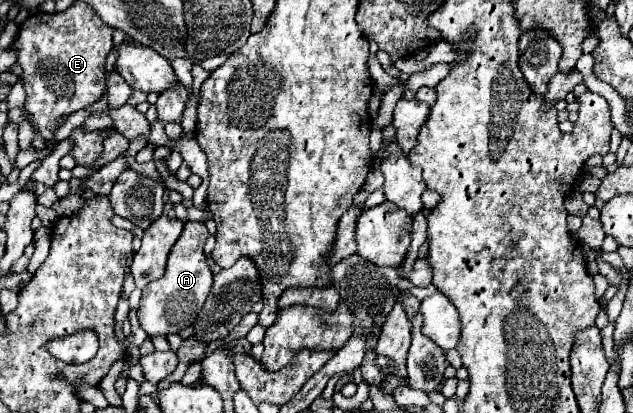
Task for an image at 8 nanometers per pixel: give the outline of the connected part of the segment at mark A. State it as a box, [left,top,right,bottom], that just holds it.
[138,222,212,336]

